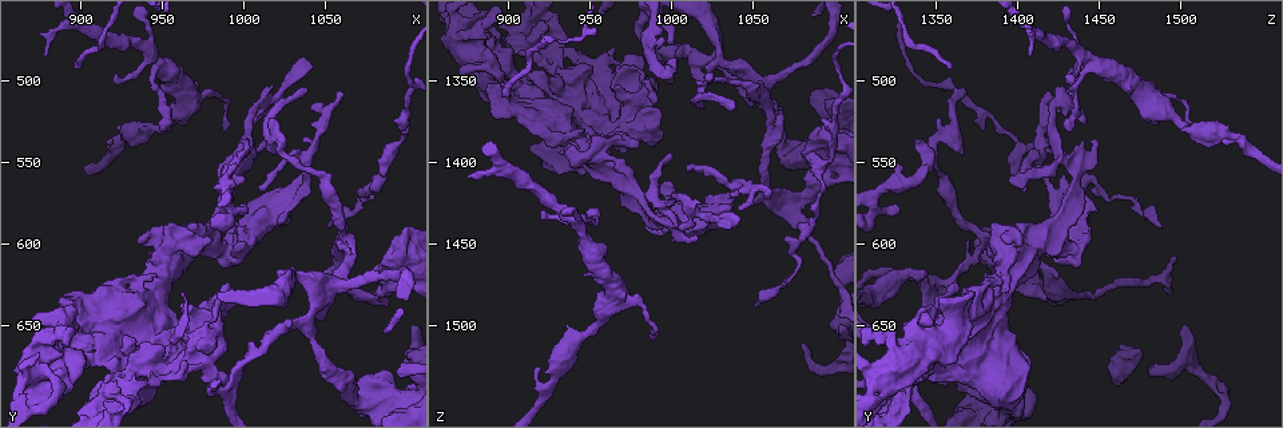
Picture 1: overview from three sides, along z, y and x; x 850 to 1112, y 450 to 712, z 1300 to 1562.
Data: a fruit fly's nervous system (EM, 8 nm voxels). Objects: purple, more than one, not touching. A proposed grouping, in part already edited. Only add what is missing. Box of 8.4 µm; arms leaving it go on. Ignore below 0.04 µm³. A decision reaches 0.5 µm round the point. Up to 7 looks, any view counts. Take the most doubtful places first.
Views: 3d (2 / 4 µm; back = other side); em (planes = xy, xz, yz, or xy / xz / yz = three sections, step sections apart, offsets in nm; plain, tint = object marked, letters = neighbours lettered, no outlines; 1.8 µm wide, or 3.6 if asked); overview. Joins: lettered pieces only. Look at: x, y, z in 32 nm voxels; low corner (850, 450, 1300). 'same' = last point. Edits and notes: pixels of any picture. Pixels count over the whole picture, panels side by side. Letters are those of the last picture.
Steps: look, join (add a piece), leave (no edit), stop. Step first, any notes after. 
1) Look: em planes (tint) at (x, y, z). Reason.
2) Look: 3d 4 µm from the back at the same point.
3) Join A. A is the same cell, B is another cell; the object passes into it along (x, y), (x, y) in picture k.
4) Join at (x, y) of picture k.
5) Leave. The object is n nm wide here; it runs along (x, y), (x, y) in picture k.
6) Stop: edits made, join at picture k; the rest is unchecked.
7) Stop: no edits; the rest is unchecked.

Look: em 3.6 µm xz step 4 (letters) at (1064, 596, 1380).

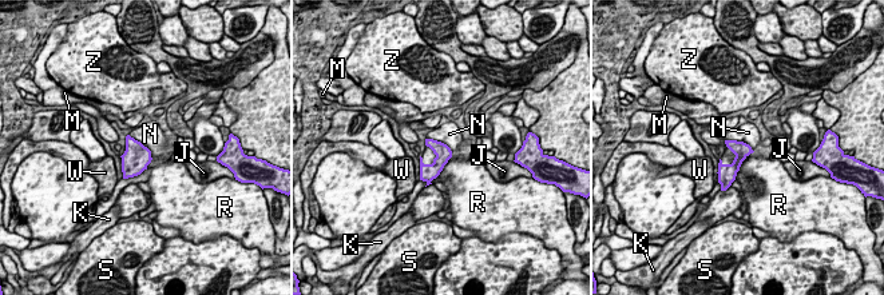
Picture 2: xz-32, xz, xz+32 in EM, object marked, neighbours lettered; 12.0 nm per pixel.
Look: em 3.6 µm planes (letters) at the same point. Another direction.

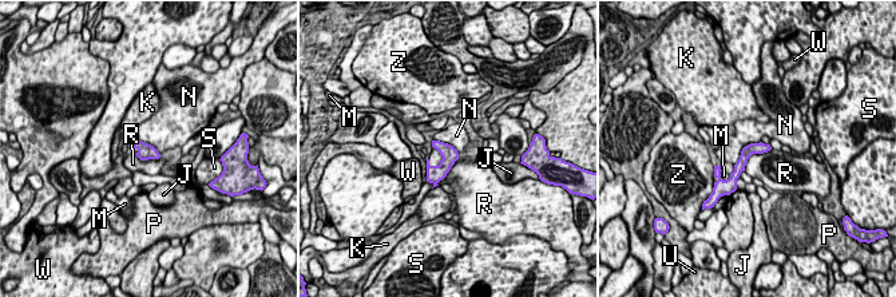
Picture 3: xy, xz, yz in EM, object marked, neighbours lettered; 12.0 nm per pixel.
Leave. The object is 140 nm wide here; the longest contact is with R, 440 nm; J, K, M, N, P, R, S, U, W and Z are other cells; none of them fits.

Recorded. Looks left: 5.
Look: em planes (letters) at (1000, 580, 1330). Free end.

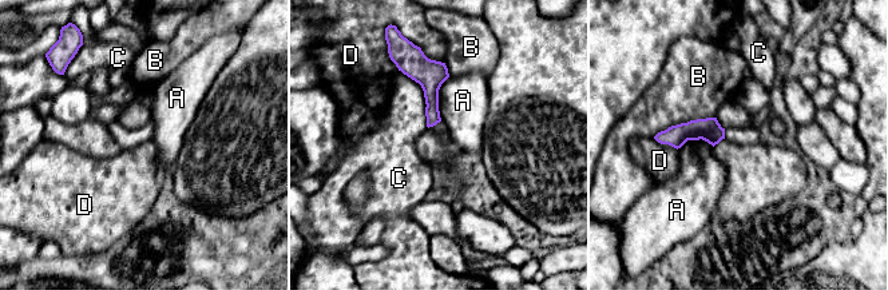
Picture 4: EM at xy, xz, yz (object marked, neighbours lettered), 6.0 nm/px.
Leave. A, B, C and D are other cells; a border runs along (654, 138), (677, 150) in picture 4; no lettered piece goes on from it.

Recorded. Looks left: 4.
Look: em xy step 8 (tint) at (960, 680, 1338). Abrupt turn.

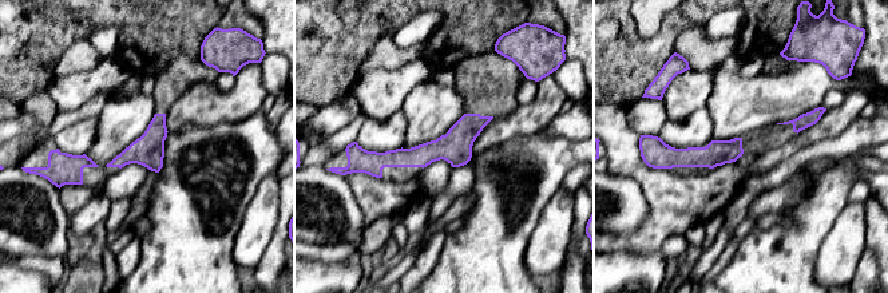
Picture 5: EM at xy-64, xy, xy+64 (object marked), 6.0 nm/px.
Look: em planes (tint) at the same point.

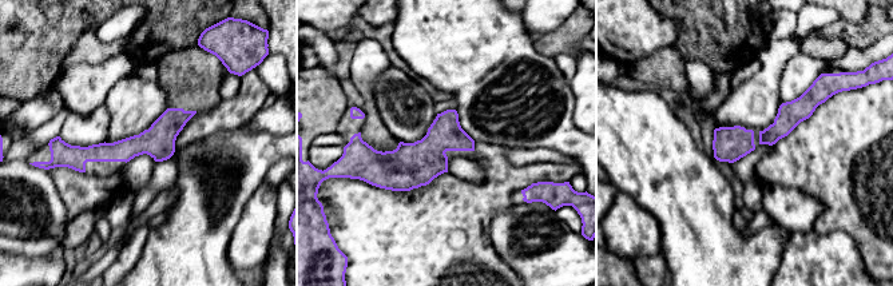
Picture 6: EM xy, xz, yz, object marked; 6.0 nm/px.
Look: em planes (letters) at the same point.

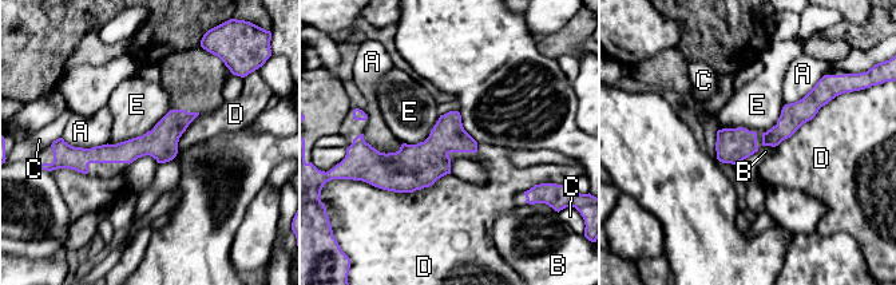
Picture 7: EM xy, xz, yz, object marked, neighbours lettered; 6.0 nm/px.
Leave. The object is 200 nm wide here; A, B, C, D and E are other cells; a border runs along (440, 115), (423, 141), (403, 143) in picture 7; no lettered piece goes on from it.

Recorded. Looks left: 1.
Stop: no edits; the rest is unchecked.

